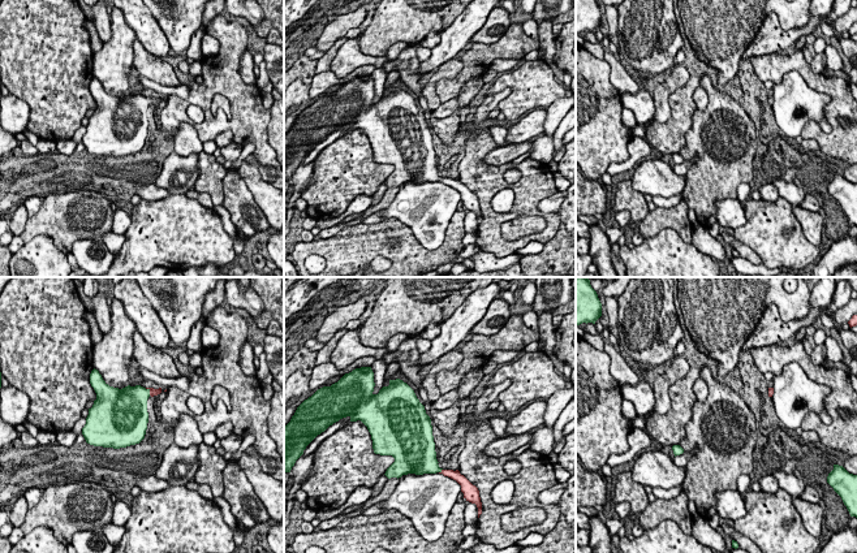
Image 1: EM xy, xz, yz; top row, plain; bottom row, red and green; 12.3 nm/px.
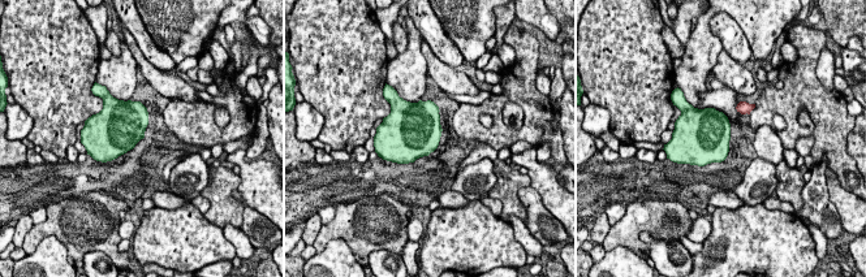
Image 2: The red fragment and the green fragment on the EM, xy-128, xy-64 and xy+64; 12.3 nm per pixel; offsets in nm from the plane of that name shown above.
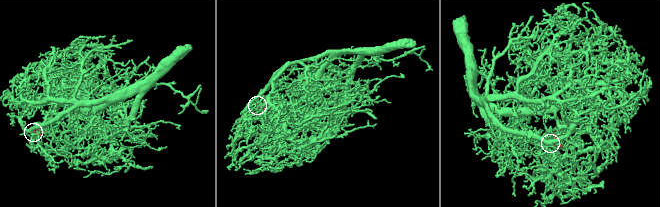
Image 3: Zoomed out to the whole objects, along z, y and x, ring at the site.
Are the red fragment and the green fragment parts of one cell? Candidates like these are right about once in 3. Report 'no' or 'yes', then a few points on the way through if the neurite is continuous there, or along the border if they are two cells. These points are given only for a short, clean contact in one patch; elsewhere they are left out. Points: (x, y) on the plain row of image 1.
yes; way xz (455, 184), (442, 180), (425, 169)

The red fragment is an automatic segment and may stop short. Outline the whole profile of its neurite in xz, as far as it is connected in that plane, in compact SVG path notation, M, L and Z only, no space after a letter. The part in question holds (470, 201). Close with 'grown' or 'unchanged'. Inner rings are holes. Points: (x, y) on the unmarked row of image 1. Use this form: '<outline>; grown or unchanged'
M361 75L345 82L331 95L318 98L311 105L305 108L297 116L290 130L284 135L284 182L290 181L296 169L318 143L340 128L349 125L350 130L361 129L367 135L375 163L392 164L395 167L395 170L384 182L388 187L399 187L408 182L443 182L461 194L464 207L477 213L479 226L482 211L478 196L461 183L458 178L443 178L439 176L431 128L414 99L400 87L389 88L389 94L383 95L378 103L372 101L374 95L371 75Z; grown

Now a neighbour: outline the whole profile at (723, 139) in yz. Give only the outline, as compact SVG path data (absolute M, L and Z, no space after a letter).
M705 75L699 86L706 90L707 107L703 111L694 109L692 126L685 134L685 146L680 155L692 160L686 173L686 185L681 194L689 209L695 211L697 221L710 228L715 223L718 200L737 199L737 187L741 183L754 182L753 163L758 151L755 124L742 105L728 94L715 88L710 75Z

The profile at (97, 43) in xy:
M87 20L83 25L90 35L90 43L91 43L91 51L95 53L102 49L103 40L99 38L99 34L95 29L95 26Z

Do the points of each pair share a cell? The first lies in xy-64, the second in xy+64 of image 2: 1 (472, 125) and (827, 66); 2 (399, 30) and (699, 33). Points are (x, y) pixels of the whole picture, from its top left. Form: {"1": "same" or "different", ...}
{"1": "different", "2": "different"}

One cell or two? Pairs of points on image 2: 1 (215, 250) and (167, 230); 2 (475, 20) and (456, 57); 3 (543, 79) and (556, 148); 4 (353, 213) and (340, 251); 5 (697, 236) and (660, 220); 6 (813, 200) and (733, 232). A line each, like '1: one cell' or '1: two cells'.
1: one cell
2: two cells
3: two cells
4: two cells
5: two cells
6: two cells

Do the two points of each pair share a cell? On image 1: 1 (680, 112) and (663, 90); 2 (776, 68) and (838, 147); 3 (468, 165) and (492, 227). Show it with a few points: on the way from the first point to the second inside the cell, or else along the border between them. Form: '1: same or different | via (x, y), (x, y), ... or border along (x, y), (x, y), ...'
1: different | border along (690, 77), (670, 96), (670, 116), (657, 121)
2: same | via (804, 69), (834, 95), (834, 120)
3: same | via (474, 181), (485, 191), (487, 211)

